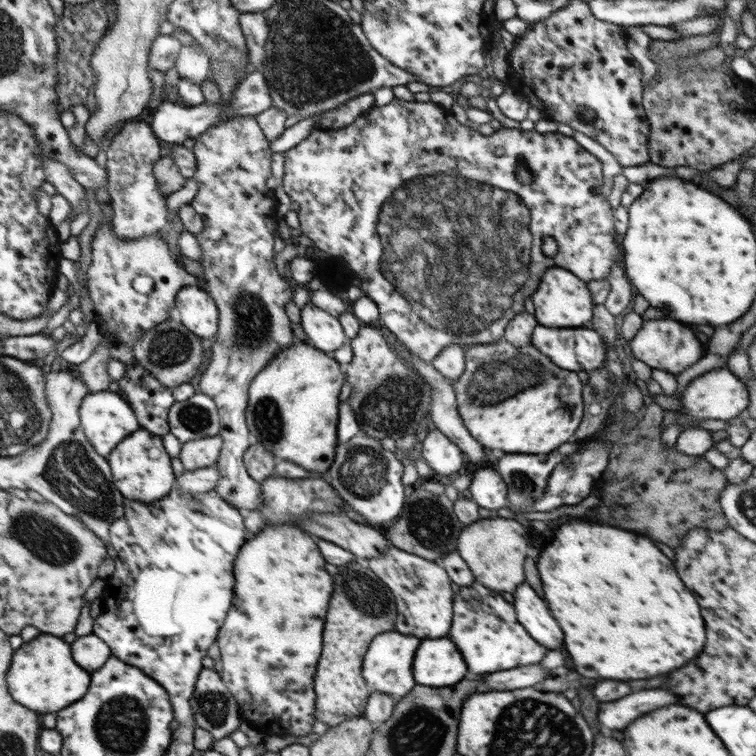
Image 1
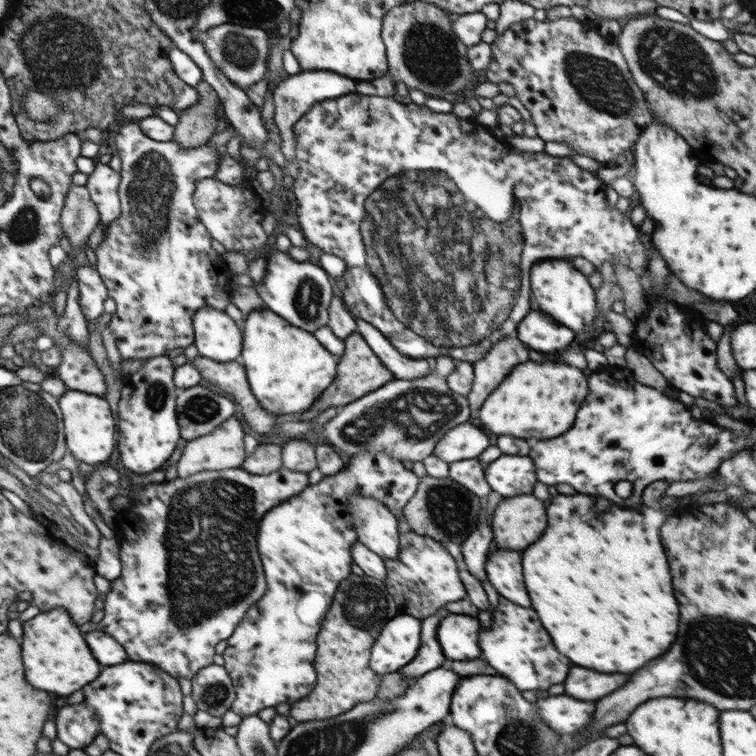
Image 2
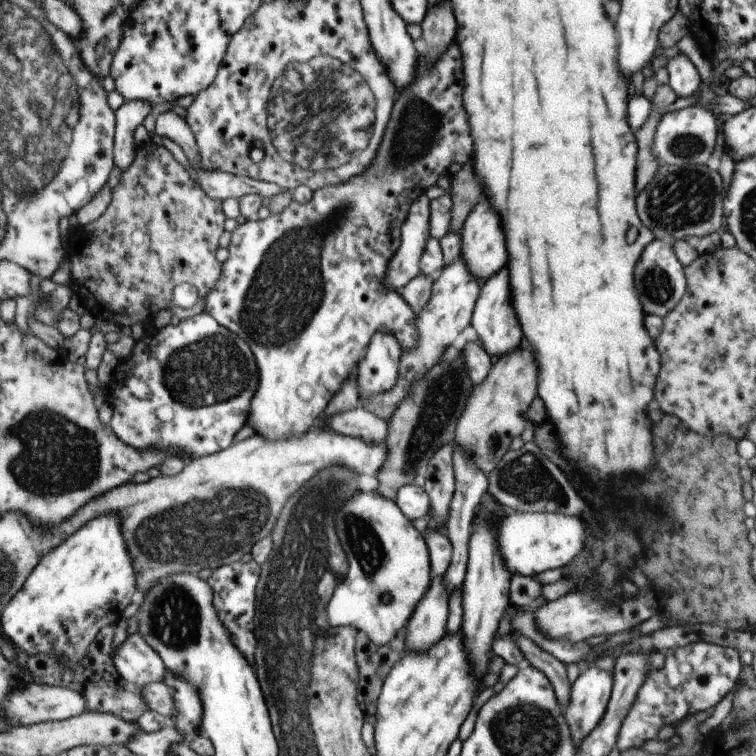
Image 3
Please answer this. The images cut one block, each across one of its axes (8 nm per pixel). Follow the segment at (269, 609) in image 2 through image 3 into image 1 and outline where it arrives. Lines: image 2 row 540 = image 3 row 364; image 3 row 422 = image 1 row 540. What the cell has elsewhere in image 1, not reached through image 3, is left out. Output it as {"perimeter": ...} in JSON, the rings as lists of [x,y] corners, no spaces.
{"perimeter":[[[282,524],[276,526],[265,526],[259,533],[247,539],[247,541],[240,547],[238,556],[236,556],[236,568],[234,568],[234,598],[232,598],[233,610],[236,608],[242,616],[234,616],[232,612],[228,614],[223,622],[221,634],[219,636],[219,644],[222,673],[221,679],[232,693],[239,706],[241,720],[248,722],[252,728],[256,728],[258,732],[265,734],[265,738],[271,737],[273,734],[285,736],[288,733],[292,738],[300,738],[312,733],[312,726],[314,726],[314,707],[316,707],[316,693],[314,677],[317,669],[317,664],[320,658],[320,650],[322,650],[322,630],[324,630],[324,618],[326,618],[326,610],[329,608],[330,594],[332,594],[332,577],[326,570],[326,561],[319,551],[316,544],[316,538],[310,533],[306,532],[302,527],[292,526],[290,524]]]}

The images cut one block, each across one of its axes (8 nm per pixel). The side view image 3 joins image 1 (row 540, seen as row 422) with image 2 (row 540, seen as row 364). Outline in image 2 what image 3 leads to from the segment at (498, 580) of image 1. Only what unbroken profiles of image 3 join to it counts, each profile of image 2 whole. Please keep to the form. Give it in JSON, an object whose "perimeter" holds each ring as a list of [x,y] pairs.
{"perimeter":[[[532,494],[506,498],[492,516],[497,548],[524,550],[546,528],[546,506]]]}

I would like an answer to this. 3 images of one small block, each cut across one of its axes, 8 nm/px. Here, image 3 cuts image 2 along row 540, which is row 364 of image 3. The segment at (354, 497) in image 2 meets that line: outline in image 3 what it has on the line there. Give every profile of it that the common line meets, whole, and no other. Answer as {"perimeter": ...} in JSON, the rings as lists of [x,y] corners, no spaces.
{"perimeter":[[[375,332],[365,356],[357,364],[360,401],[396,384],[403,348],[392,333]]]}

